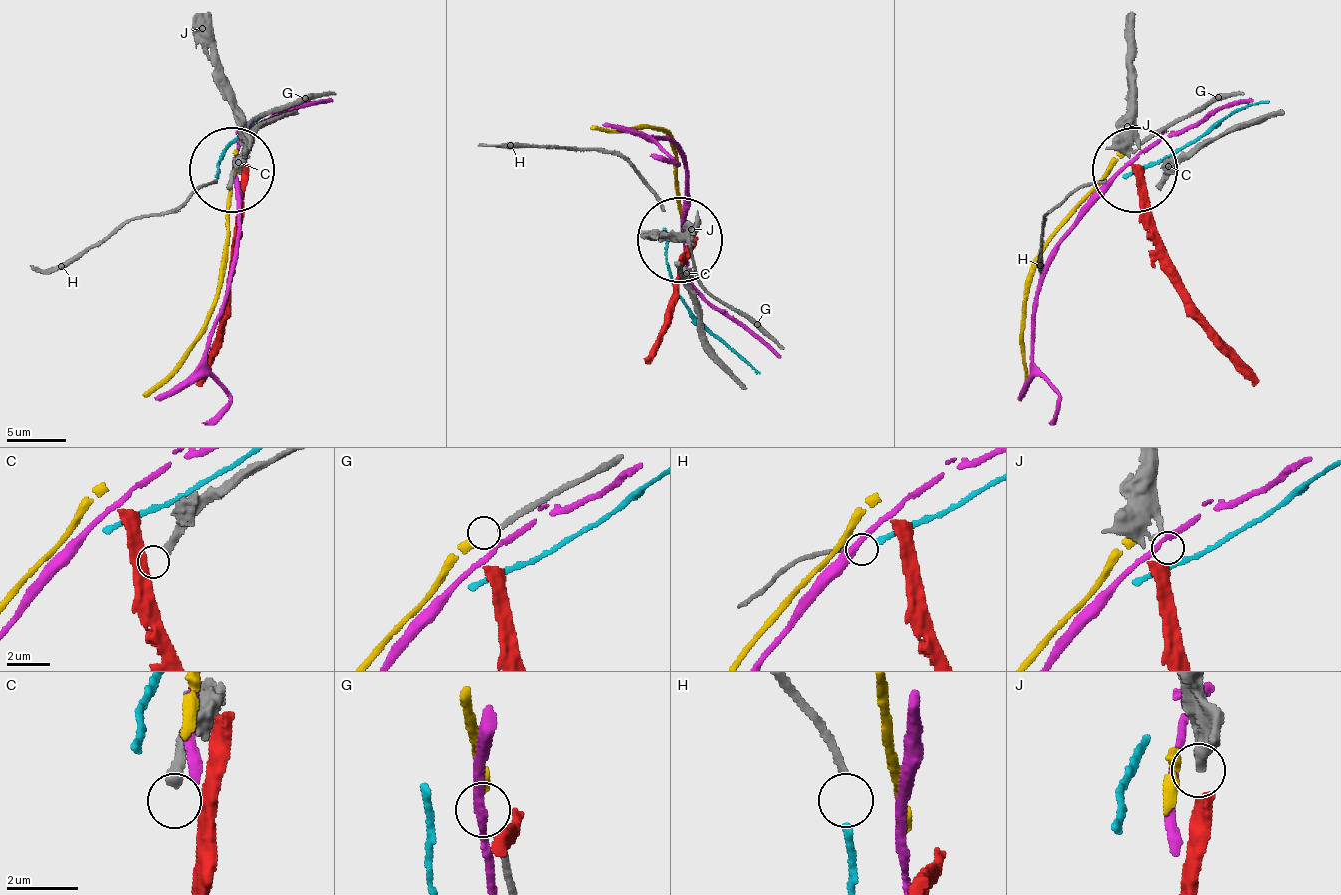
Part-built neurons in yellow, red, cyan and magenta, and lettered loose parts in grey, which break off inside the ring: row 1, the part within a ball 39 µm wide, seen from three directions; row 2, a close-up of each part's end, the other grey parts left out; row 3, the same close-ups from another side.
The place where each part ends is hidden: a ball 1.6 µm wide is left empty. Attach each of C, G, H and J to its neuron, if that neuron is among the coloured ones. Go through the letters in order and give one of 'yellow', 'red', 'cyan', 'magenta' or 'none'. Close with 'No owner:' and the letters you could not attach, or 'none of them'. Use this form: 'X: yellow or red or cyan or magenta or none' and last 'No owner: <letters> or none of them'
C: none
G: yellow
H: cyan
J: red
No owner: C

